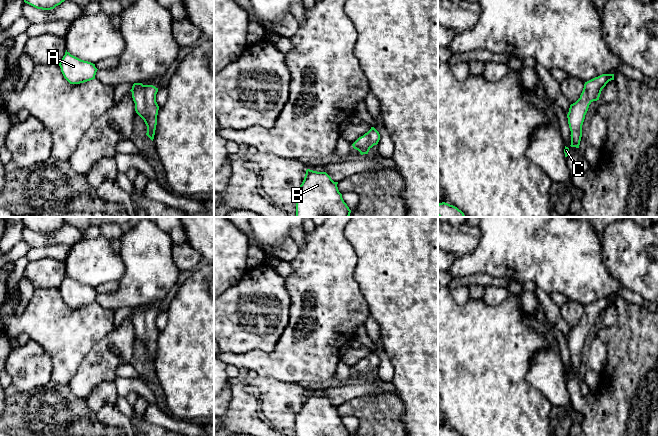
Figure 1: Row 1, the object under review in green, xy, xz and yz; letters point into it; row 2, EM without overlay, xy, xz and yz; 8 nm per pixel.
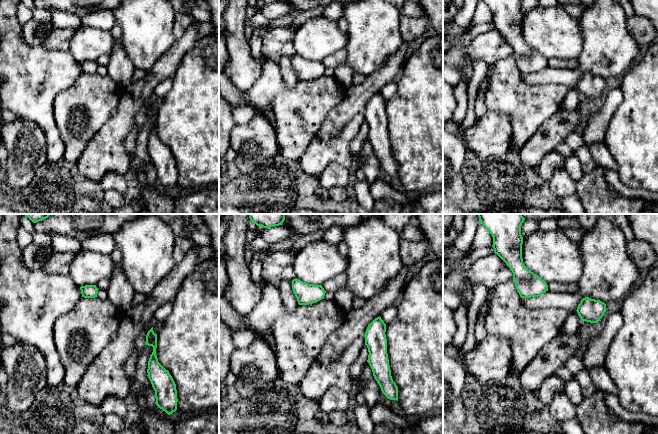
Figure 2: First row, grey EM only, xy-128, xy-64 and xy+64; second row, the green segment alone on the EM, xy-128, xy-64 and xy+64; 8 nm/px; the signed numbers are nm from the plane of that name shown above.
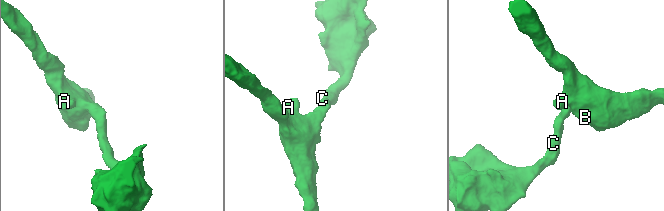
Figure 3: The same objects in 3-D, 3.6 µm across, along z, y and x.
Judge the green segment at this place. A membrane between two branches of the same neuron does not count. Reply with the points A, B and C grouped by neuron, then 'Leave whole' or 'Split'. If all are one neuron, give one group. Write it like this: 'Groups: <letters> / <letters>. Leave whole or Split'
Groups: A B C. Leave whole

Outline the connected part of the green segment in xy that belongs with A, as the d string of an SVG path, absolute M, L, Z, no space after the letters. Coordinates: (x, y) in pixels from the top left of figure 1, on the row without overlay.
M67 274L59 287L64 302L70 308L80 308L95 303L95 288L71 279Z

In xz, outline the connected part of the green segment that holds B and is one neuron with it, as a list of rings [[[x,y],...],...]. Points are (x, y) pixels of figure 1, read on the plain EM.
[[[307,393],[295,420],[296,436],[351,436],[337,408],[326,396]]]

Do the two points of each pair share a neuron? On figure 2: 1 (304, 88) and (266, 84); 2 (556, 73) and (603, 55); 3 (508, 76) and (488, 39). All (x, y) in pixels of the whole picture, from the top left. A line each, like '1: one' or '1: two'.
1: one
2: one
3: two

